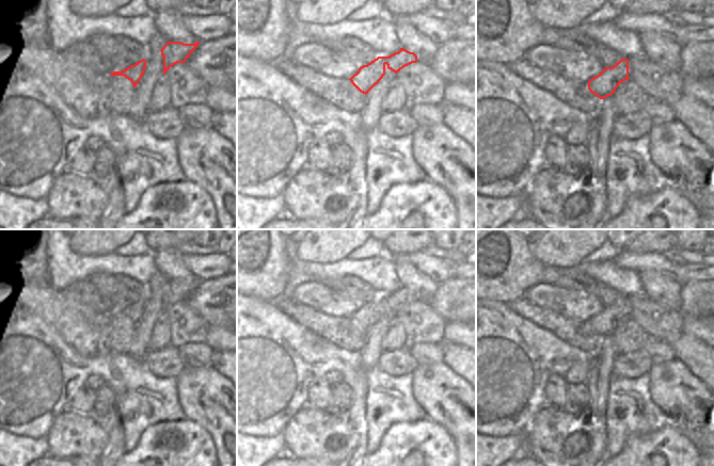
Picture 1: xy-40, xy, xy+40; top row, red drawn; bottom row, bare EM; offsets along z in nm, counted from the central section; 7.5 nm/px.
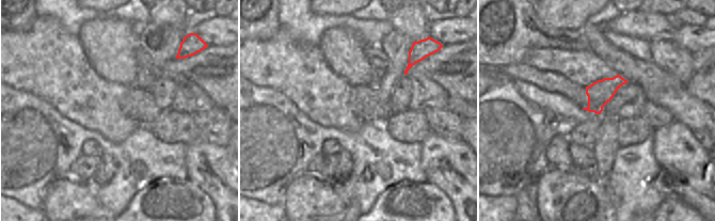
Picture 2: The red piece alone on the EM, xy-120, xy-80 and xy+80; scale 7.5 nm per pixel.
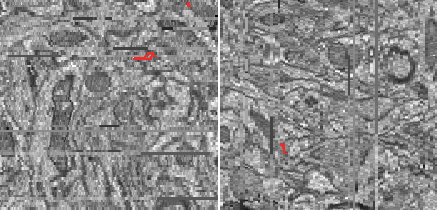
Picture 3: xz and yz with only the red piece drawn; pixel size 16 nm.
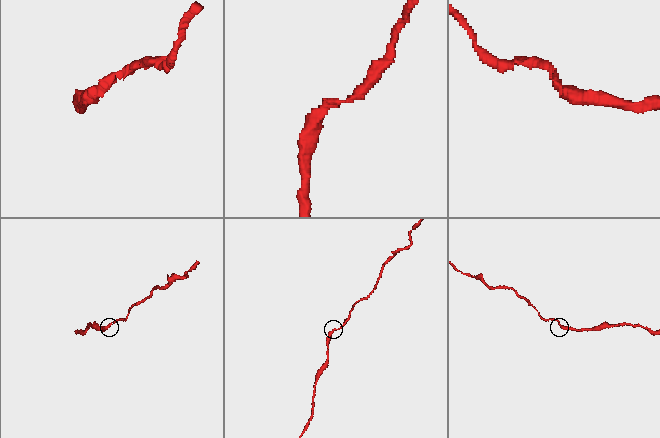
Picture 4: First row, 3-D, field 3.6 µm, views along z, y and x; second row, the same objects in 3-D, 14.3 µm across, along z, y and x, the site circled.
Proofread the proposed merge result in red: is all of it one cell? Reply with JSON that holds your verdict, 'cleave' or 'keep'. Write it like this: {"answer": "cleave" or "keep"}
{"answer": "keep"}

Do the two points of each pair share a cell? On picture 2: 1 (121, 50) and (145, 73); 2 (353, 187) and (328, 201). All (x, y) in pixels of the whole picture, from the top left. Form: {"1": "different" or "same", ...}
{"1": "different", "2": "different"}

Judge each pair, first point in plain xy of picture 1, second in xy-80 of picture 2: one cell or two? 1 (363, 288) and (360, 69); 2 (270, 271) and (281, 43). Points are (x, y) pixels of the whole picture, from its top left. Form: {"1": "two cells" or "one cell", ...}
{"1": "two cells", "2": "two cells"}

